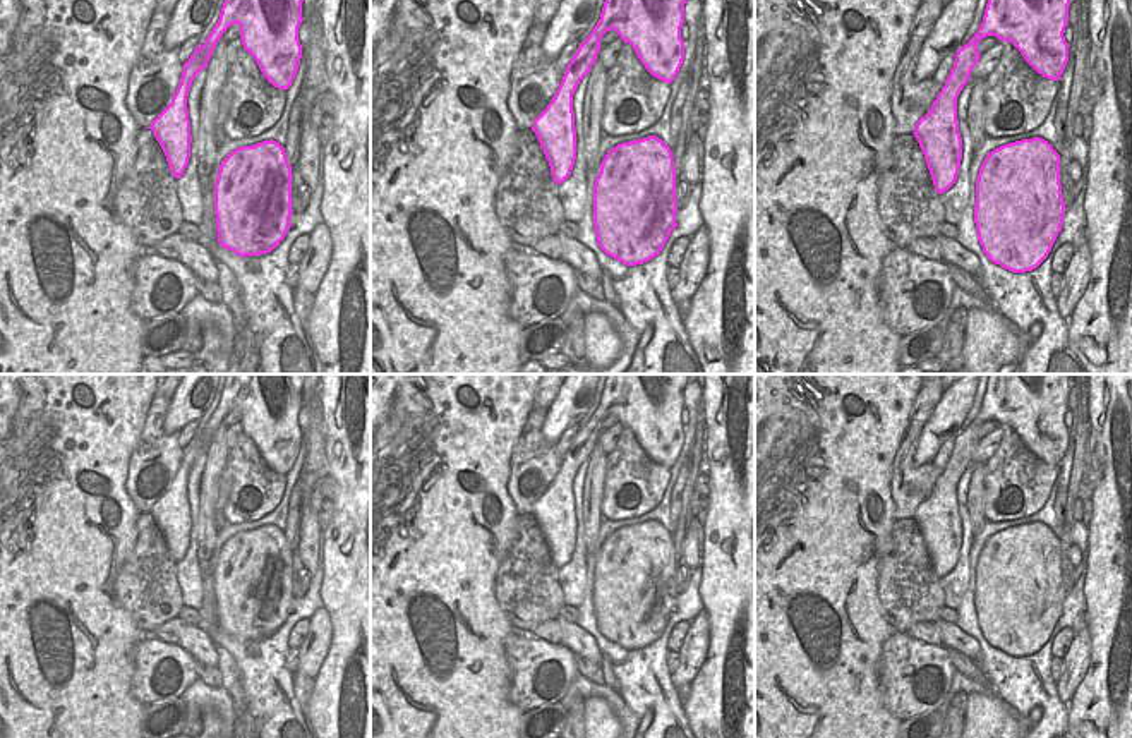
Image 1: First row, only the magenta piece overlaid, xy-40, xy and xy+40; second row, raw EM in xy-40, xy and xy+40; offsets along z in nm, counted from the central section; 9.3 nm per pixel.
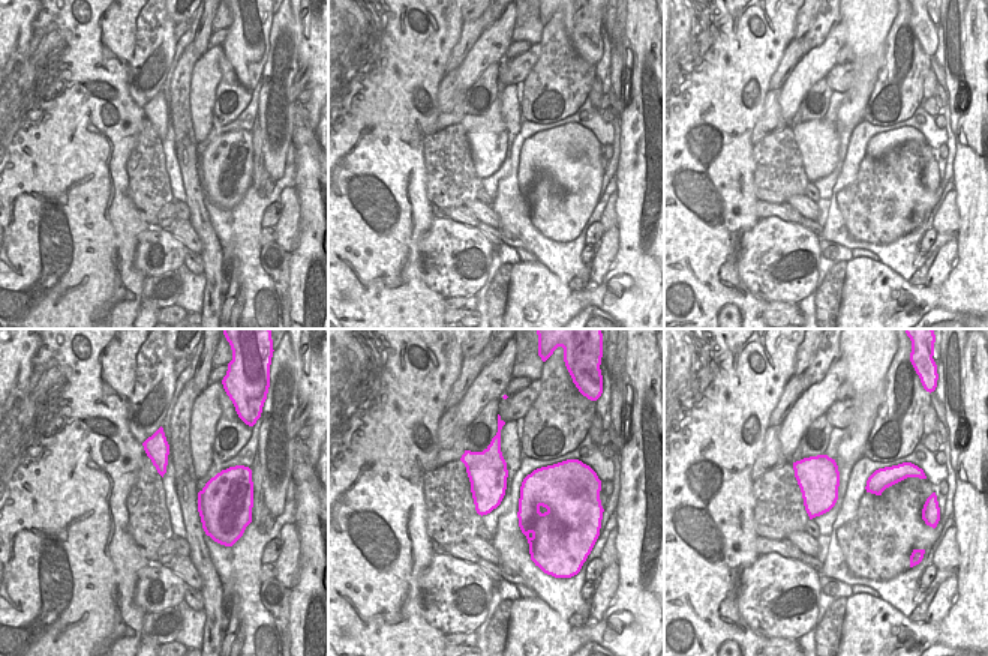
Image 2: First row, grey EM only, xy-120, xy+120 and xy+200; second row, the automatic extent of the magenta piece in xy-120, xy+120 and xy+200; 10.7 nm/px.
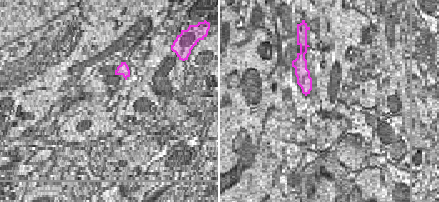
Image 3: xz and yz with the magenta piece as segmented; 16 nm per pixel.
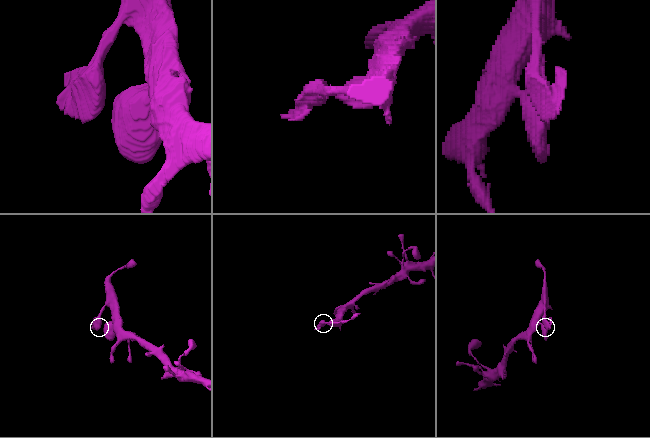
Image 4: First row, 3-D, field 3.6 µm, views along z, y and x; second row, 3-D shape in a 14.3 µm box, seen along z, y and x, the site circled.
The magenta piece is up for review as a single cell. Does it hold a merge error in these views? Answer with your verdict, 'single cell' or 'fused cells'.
single cell

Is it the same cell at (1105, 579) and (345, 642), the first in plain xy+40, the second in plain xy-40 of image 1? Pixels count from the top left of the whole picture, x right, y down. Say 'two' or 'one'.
one

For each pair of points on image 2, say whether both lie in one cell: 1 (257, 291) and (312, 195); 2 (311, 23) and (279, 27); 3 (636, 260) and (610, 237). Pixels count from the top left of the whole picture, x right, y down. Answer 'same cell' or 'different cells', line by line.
1: different cells
2: different cells
3: different cells

